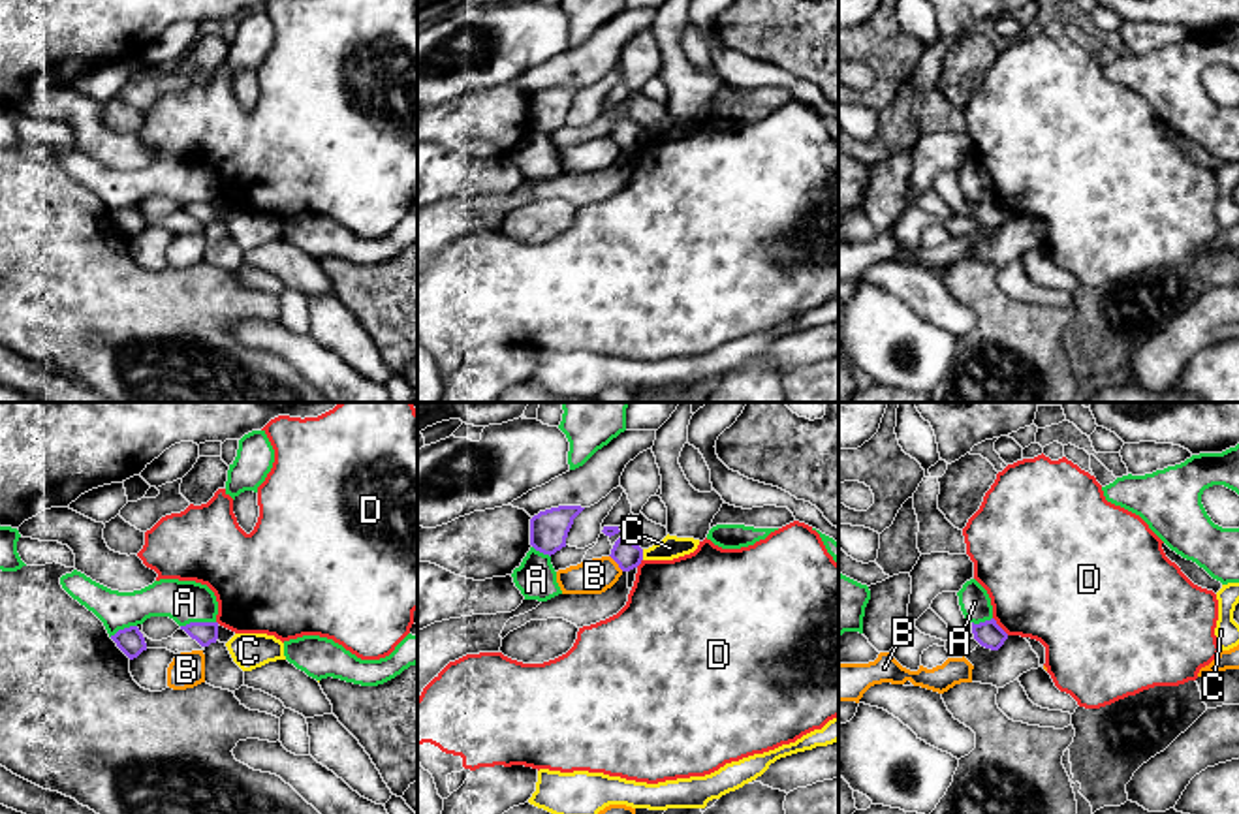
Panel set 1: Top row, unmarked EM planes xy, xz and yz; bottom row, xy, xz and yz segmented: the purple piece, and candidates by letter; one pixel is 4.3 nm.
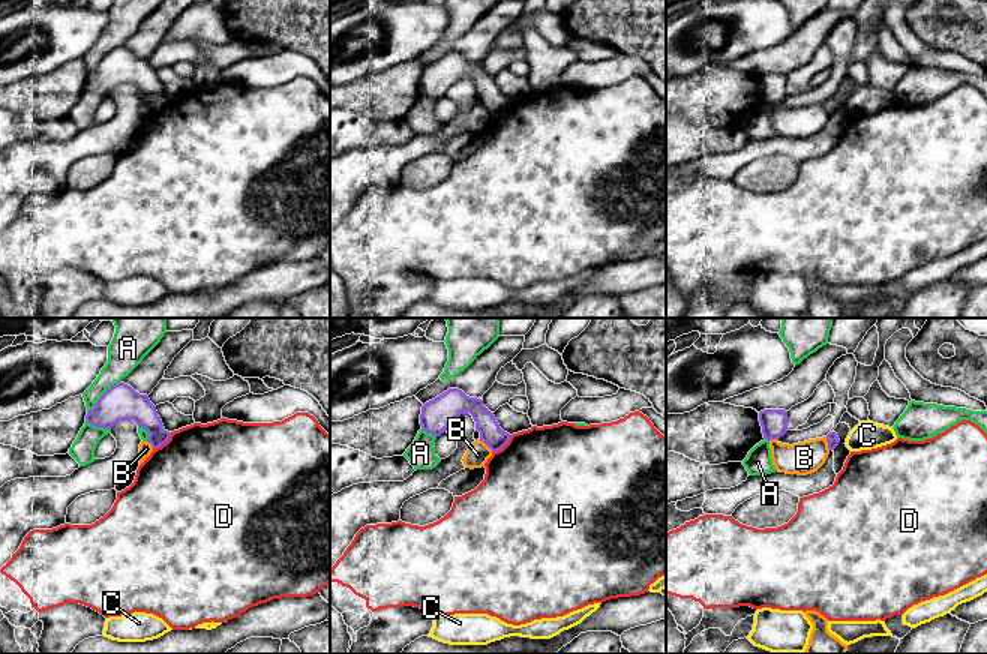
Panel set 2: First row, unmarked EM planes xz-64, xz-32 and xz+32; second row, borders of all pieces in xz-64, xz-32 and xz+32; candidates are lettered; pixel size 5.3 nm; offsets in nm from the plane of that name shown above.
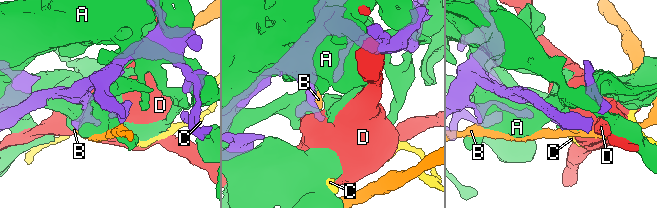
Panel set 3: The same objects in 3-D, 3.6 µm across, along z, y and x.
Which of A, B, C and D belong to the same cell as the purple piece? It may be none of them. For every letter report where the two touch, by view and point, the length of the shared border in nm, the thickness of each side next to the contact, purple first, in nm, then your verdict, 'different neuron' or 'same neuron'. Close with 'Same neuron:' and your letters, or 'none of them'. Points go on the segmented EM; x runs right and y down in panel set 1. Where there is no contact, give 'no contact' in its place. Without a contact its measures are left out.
A: contact xy (198, 623); length 150 nm; calibres 100 and 180 nm; different neuron
B: contact xz (615, 561); length 90 nm; calibres 120 and 150 nm; different neuron
C: contact xz (642, 555); length 50 nm; calibres 120 and 100 nm; different neuron
D: contact yz (999, 626); length 100 nm; calibres 110 and 440 nm; different neuron
Same neuron: none of them

